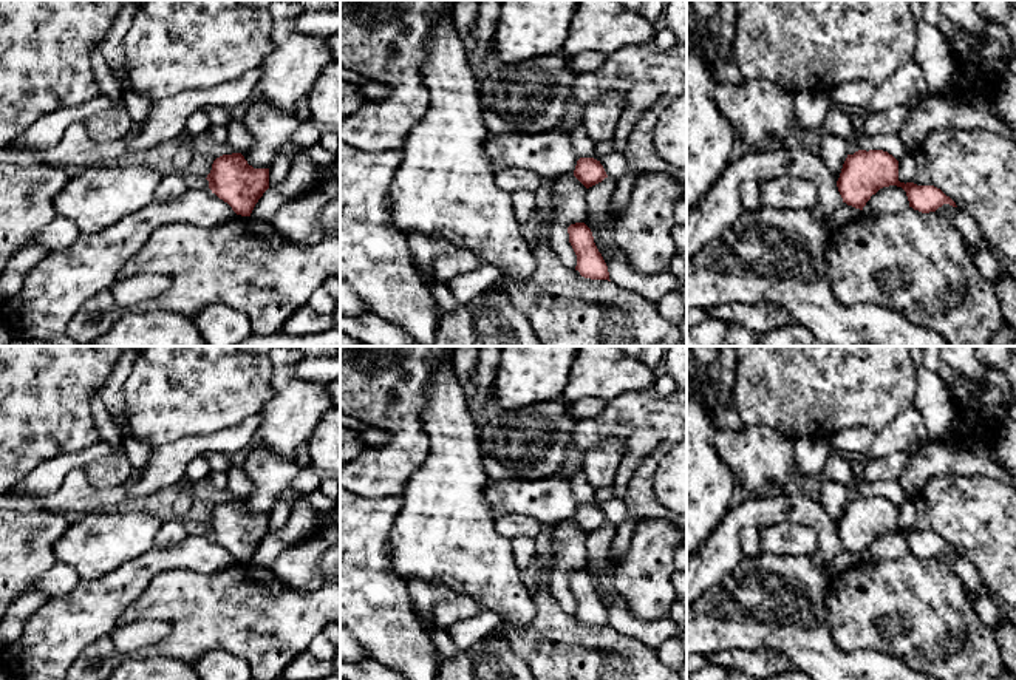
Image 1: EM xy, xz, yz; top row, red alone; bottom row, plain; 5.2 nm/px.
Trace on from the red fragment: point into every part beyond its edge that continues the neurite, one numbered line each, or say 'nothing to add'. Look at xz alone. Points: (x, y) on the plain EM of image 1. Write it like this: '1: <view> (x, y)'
nothing to add

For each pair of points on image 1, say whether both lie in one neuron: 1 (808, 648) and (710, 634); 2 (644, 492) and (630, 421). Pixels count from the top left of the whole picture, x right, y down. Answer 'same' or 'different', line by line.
1: same
2: same

